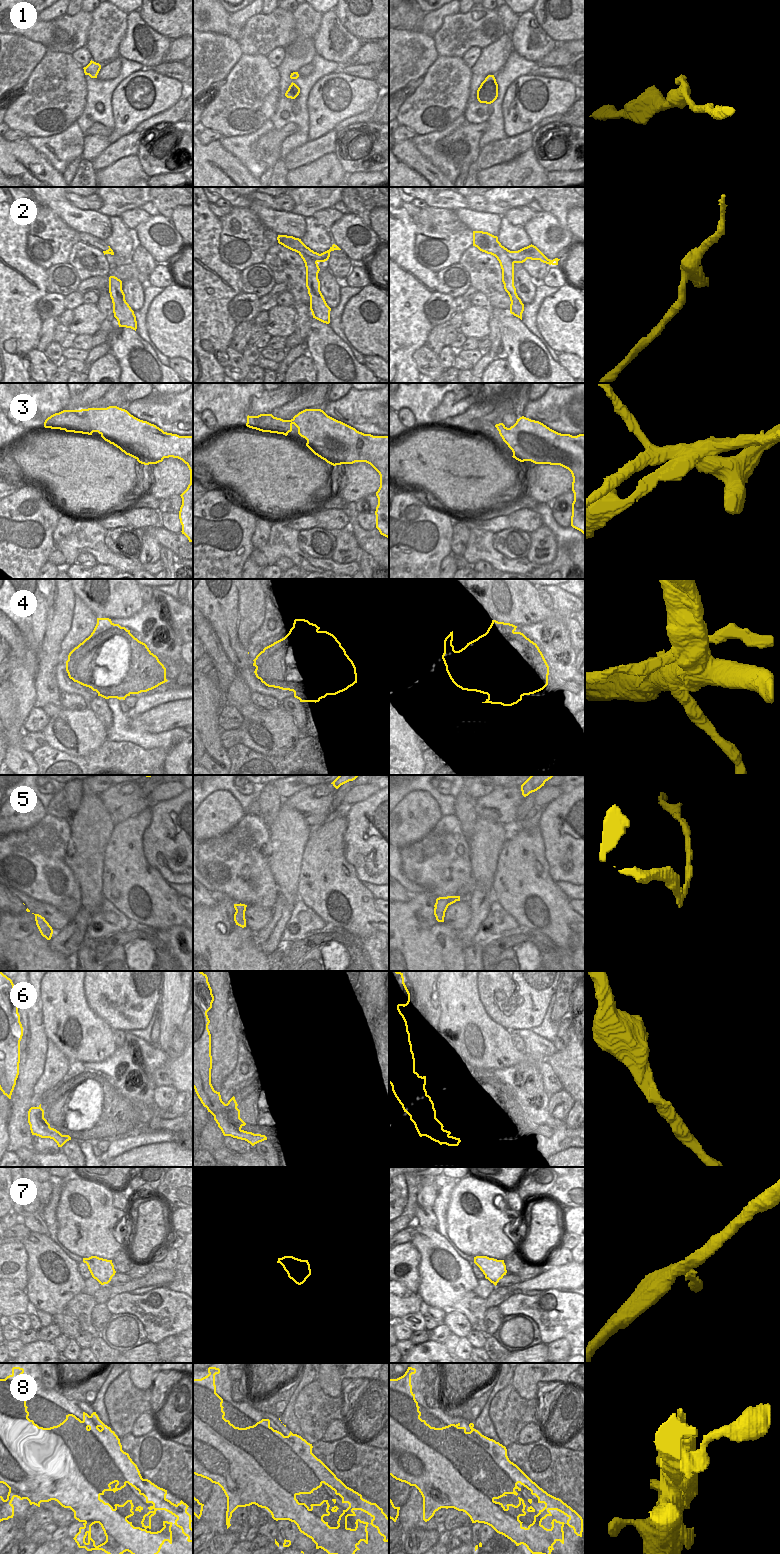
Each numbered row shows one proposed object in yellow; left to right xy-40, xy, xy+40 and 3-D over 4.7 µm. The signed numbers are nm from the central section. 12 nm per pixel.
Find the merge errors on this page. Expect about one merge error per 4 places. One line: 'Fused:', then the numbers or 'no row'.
Fused: 2, 3, 4, 5, 8

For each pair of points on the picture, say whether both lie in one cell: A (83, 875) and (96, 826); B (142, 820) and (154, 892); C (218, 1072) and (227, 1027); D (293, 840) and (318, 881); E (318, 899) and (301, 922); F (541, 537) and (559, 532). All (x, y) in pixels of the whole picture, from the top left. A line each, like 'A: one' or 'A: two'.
A: one
B: one
C: one
D: two
E: two
F: two

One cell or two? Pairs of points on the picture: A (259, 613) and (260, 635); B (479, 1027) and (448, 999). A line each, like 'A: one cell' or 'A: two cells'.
A: two cells
B: one cell

